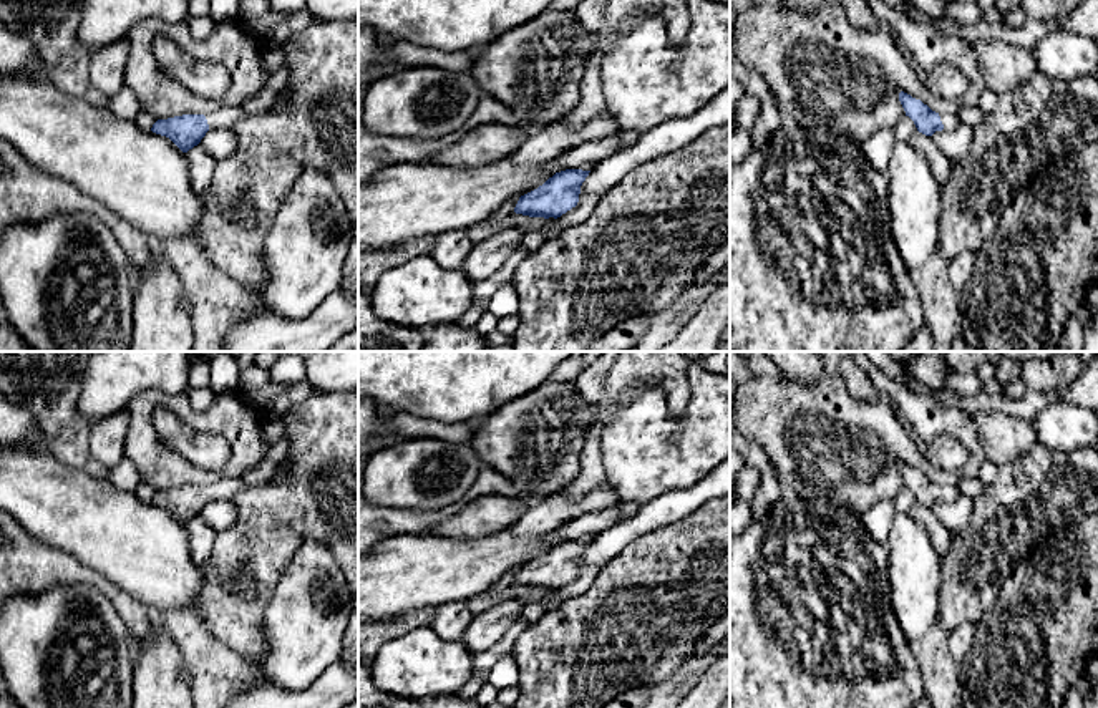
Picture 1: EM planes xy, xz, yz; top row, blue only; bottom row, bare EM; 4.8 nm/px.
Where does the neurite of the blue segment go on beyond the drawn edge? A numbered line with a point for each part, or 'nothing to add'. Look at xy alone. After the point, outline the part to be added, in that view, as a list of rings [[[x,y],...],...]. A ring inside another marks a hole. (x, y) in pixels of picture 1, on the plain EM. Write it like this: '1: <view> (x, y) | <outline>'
1: xy (226, 488) | [[[226,478],[204,487],[207,491],[209,502],[217,499],[231,499],[239,491],[247,489],[240,478]]]

